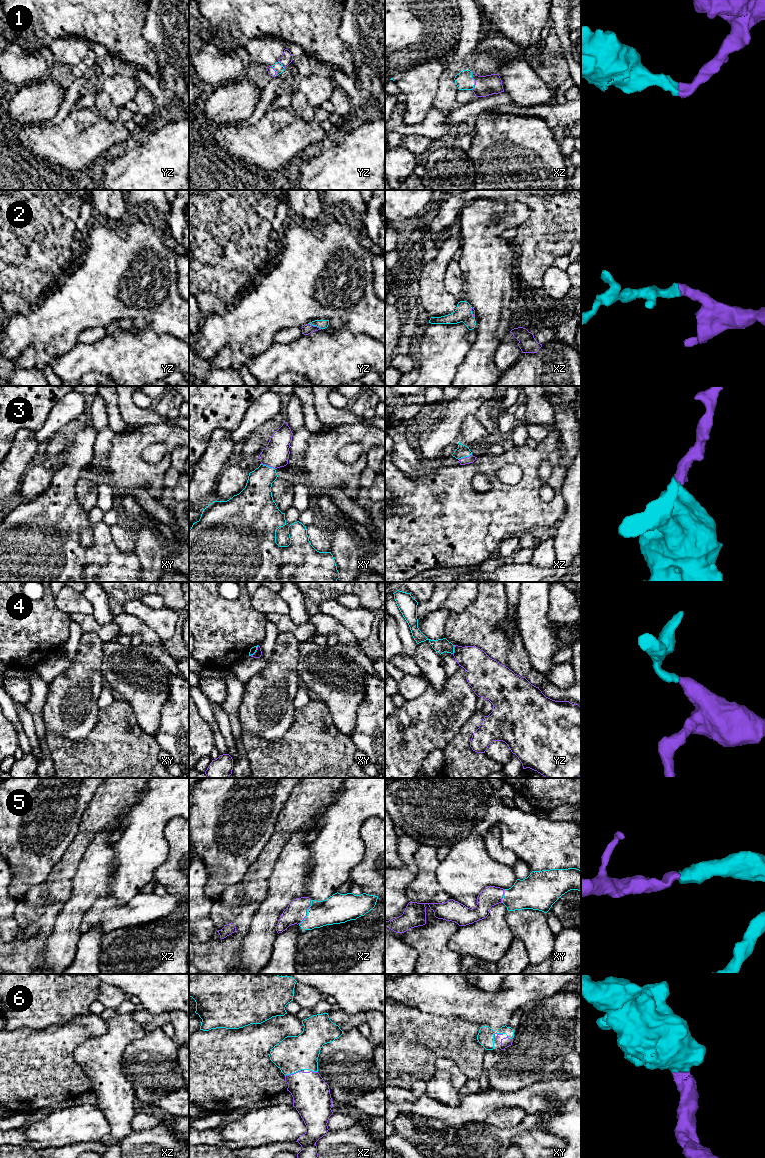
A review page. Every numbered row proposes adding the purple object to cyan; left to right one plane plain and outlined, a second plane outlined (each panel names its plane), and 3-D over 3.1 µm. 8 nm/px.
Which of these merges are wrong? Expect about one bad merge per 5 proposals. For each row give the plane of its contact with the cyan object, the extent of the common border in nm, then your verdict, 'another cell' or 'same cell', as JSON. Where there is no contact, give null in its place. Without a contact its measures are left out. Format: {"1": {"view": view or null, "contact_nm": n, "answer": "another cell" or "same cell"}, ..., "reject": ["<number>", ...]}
{"1": {"view": "xz", "contact_nm": 140, "answer": "same cell"}, "2": {"view": "yz", "contact_nm": 130, "answer": "same cell"}, "3": {"view": "xy", "contact_nm": 120, "answer": "same cell"}, "4": {"view": "yz", "contact_nm": 80, "answer": "another cell"}, "5": {"view": "xz", "contact_nm": 220, "answer": "same cell"}, "6": {"view": "xz", "contact_nm": 140, "answer": "same cell"}, "reject": ["4"]}

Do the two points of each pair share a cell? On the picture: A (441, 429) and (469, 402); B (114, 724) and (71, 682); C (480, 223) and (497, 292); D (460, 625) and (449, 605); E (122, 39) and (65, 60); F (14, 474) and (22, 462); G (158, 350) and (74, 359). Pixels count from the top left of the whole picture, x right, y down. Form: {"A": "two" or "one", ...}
{"A": "one", "B": "two", "C": "one", "D": "two", "E": "two", "F": "one", "G": "one"}

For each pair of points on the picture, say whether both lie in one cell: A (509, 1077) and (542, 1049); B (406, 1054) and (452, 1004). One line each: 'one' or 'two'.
A: one
B: two

